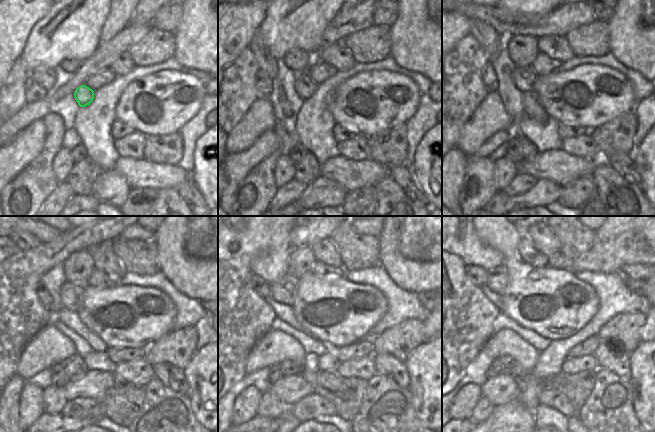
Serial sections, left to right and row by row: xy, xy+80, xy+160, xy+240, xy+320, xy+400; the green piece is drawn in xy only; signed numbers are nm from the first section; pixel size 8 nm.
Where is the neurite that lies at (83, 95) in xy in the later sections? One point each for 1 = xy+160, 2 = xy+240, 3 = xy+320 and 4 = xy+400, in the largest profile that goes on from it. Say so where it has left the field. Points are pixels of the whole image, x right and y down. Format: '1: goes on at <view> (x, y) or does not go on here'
1: goes on at xy+160 (524, 77)
2: goes on at xy+240 (71, 296)
3: goes on at xy+320 (285, 290)
4: goes on at xy+400 (497, 281)

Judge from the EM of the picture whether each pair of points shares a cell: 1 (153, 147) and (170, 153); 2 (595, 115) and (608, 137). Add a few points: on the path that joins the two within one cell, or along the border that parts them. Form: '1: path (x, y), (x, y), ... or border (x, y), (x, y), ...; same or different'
1: path (157, 147), (166, 150); same
2: border (622, 114), (591, 130); different

